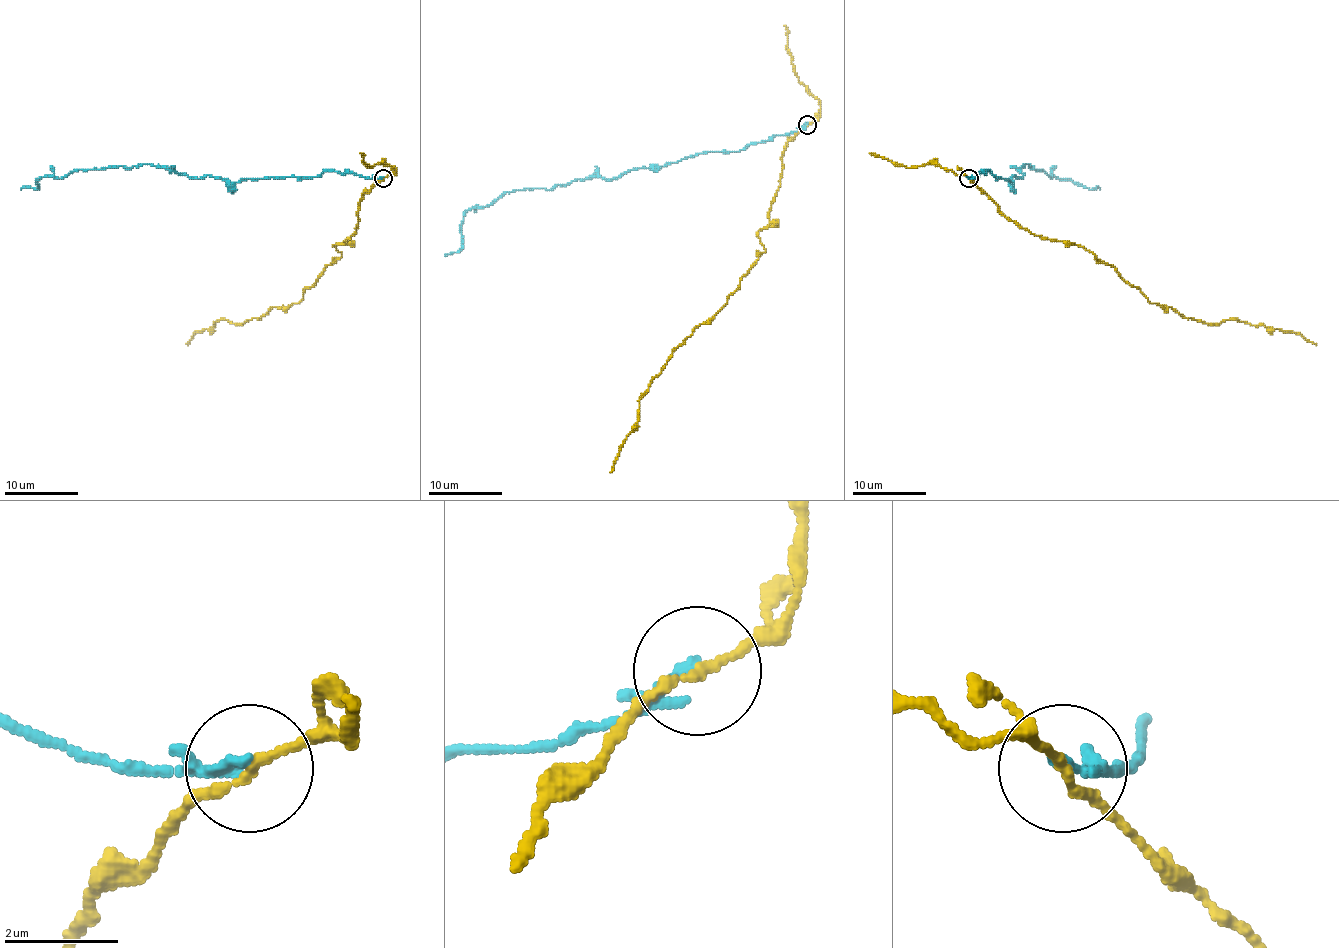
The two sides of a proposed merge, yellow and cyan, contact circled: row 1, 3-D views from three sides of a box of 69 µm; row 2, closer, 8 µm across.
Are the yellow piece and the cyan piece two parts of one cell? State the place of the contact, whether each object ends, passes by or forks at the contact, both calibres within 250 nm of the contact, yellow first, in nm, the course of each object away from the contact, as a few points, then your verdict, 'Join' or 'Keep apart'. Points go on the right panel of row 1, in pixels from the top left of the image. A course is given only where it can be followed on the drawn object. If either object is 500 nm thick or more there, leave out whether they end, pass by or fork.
Place: (968, 178). At the ring yellow passes by. At the ring cyan ends. Thickness 160 nm (yellow) against 170 nm. Course of yellow: (968, 178), (1030, 232), (1076, 244), (1111, 265), (1151, 303), (1206, 323), (1235, 319), (1288, 330), (1316, 343). Course of cyan: (968, 178), (988, 171), (1010, 182), (1014, 175), (1021, 178), (1025, 164), (1041, 169), (1050, 178), (1100, 189). Keep apart

